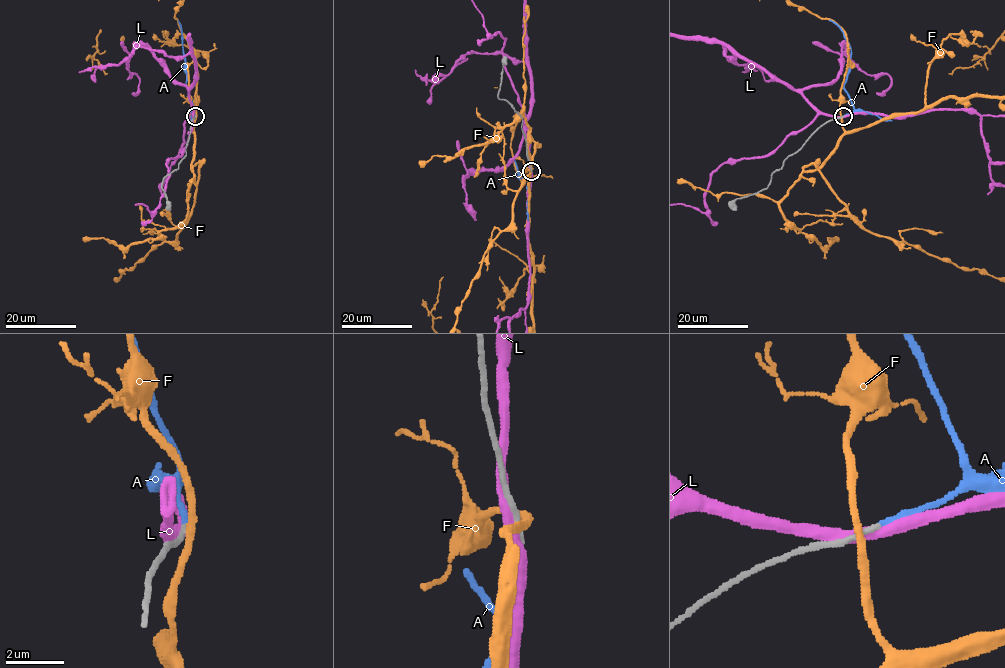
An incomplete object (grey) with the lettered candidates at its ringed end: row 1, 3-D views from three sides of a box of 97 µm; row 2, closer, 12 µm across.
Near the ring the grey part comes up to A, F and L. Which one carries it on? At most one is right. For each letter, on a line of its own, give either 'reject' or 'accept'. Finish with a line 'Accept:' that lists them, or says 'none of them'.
A: accept
F: reject
L: reject
Accept: A

